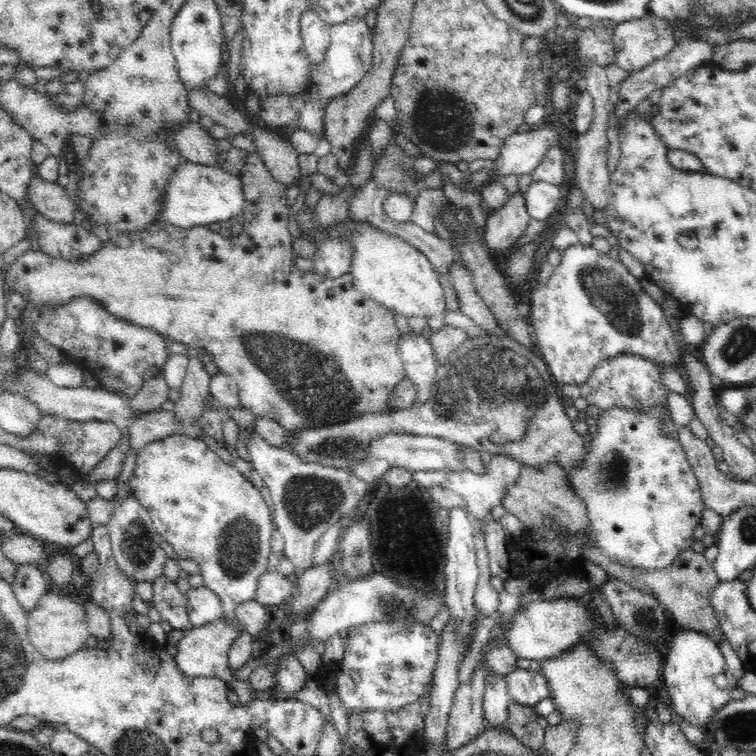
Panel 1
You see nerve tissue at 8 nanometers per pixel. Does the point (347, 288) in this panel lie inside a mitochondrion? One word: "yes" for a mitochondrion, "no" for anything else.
no

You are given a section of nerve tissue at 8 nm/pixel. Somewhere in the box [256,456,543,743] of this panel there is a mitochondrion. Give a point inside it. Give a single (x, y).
(310, 501)

